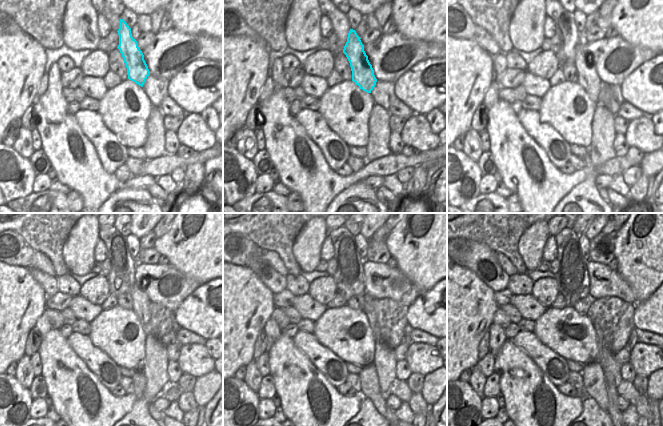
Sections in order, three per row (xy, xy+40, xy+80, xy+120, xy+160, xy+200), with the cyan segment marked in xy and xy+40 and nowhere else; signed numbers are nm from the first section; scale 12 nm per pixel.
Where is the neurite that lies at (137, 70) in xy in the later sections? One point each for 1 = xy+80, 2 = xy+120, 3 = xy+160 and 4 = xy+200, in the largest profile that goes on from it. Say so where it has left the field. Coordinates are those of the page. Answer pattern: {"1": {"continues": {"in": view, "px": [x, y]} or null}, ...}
{"1": {"continues": {"in": "xy+80", "px": [588, 78]}}, "2": {"continues": {"in": "xy+120", "px": [141, 305]}}, "3": {"continues": {"in": "xy+160", "px": [381, 335]}}, "4": {"continues": {"in": "xy+200", "px": [613, 344]}}}

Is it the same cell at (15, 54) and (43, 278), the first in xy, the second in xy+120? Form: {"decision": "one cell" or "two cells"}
{"decision": "two cells"}

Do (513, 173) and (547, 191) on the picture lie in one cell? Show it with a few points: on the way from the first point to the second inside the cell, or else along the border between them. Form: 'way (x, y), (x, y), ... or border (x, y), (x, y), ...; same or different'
way (521, 173), (539, 188); same

